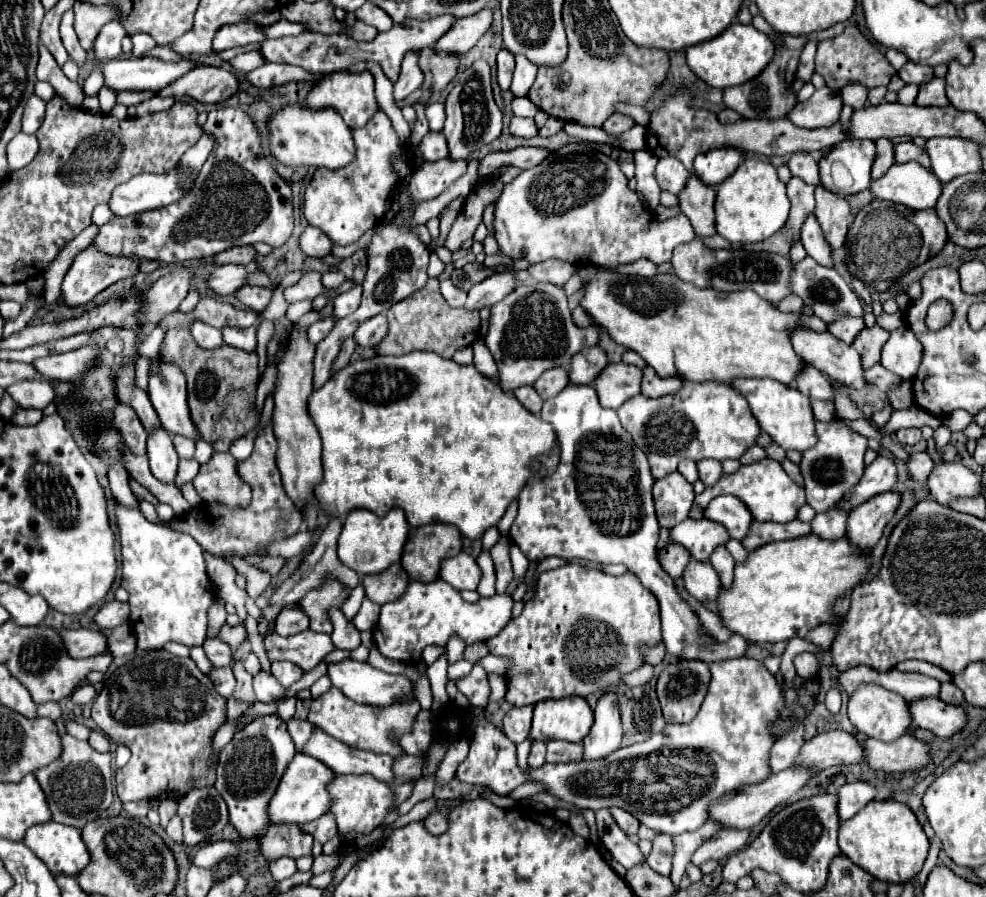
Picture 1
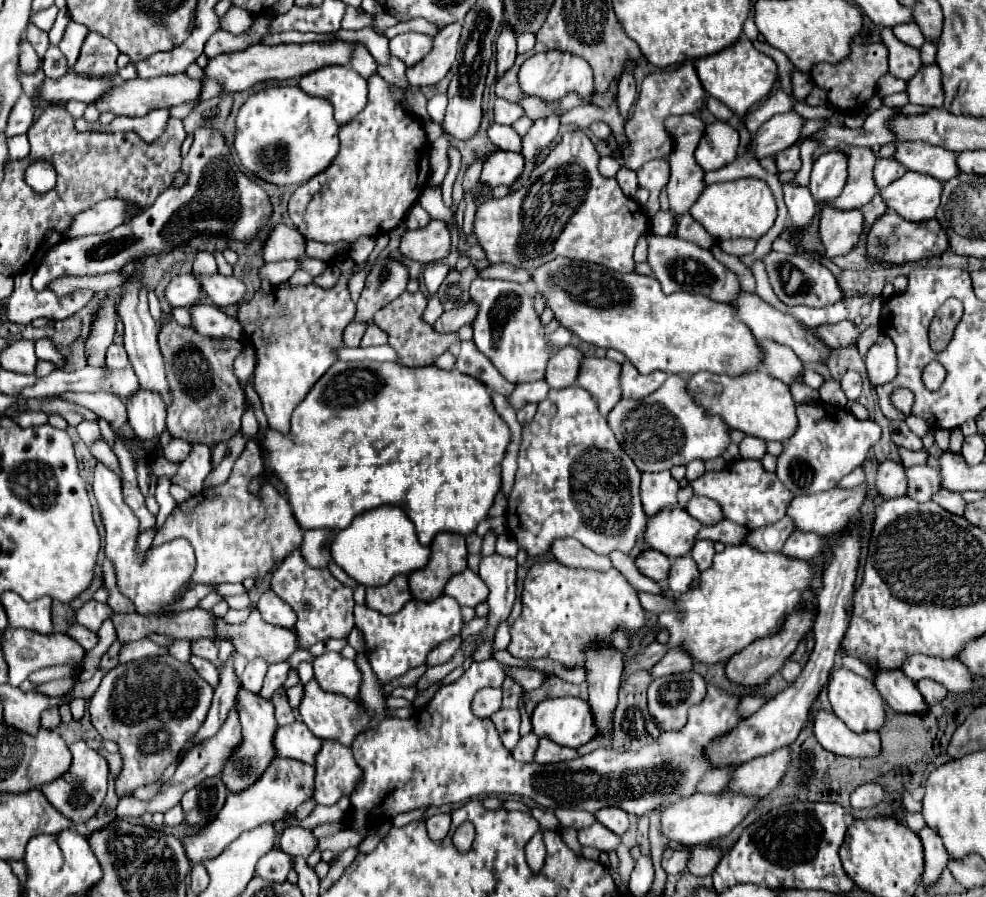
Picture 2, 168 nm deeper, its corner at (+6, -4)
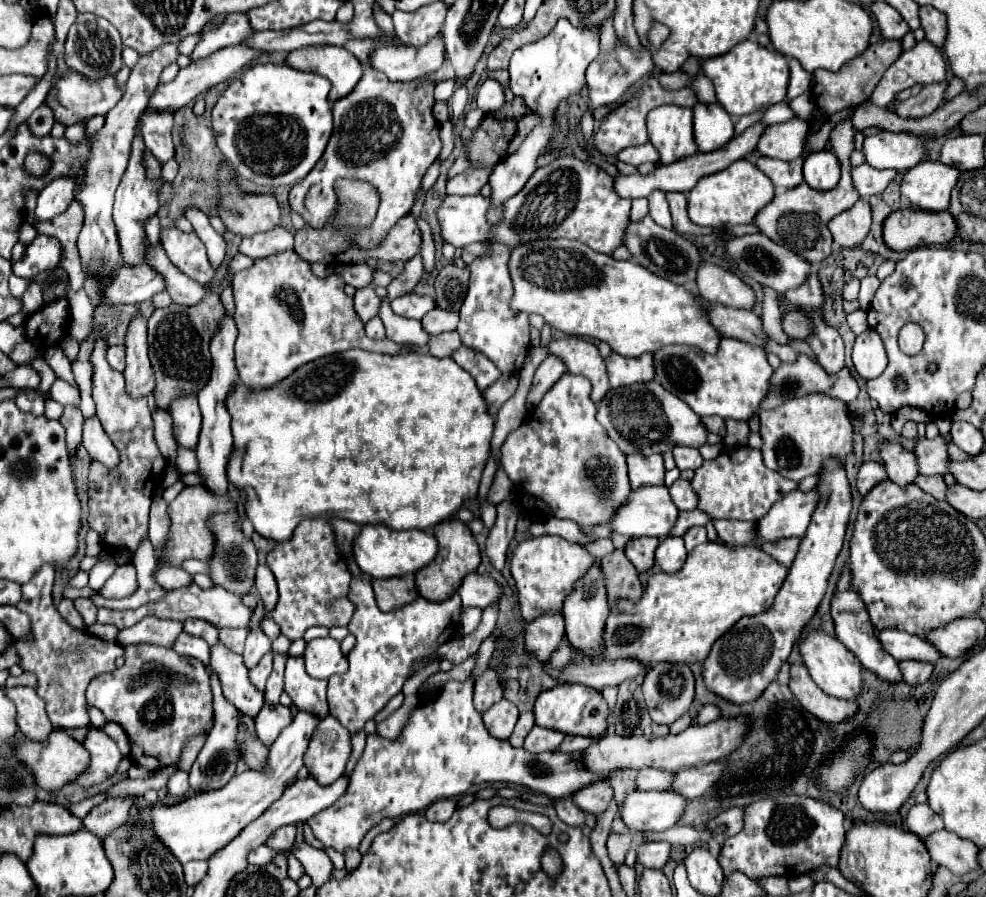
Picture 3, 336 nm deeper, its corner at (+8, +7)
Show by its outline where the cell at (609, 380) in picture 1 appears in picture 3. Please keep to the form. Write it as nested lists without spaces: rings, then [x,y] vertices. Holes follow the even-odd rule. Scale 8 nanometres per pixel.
[[[564,337],[550,341],[550,353],[564,359],[568,373],[584,375],[592,383],[592,401],[600,403],[610,389],[604,357],[598,347],[582,337]]]

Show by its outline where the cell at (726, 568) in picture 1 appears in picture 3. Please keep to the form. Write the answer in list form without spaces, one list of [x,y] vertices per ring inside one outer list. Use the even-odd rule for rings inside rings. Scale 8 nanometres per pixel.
[[[692,527],[684,533],[684,543],[686,543],[686,549],[692,551],[692,547],[698,547],[700,543],[706,543],[706,527]]]

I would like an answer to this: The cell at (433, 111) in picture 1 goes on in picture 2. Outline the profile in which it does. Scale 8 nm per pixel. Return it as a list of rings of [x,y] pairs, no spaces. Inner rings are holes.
[[[436,94],[436,96],[432,96],[432,98],[428,100],[428,114],[430,114],[430,118],[440,124],[442,118],[444,118],[444,114],[446,114],[446,106],[448,106],[446,94]]]

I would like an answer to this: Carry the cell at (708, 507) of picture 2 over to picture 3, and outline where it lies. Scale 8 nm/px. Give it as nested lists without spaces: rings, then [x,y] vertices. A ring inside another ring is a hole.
[[[678,479],[672,487],[670,487],[670,495],[672,495],[672,501],[674,505],[680,509],[680,511],[692,511],[696,509],[696,503],[698,503],[698,497],[692,489],[692,485],[684,479]]]

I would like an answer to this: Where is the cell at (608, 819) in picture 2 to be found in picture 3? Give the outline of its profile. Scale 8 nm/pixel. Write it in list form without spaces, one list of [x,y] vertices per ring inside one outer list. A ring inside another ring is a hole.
[[[608,781],[592,783],[592,787],[586,787],[584,791],[578,791],[578,795],[572,797],[572,801],[586,813],[604,813],[610,807],[610,801],[614,799],[614,791]]]

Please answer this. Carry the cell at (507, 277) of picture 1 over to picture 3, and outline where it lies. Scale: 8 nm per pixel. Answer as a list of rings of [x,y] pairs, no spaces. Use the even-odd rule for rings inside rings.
[[[434,307],[432,311],[428,311],[428,315],[424,315],[424,319],[422,319],[422,327],[430,335],[440,335],[444,331],[452,331],[452,329],[456,329],[456,323],[458,323],[458,313],[446,311],[440,307]]]

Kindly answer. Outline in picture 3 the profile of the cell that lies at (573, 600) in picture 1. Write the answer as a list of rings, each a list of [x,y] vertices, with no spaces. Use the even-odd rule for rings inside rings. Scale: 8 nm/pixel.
[[[556,535],[529,537],[519,542],[510,561],[510,571],[516,581],[518,603],[524,621],[532,623],[544,615],[544,611],[550,611],[550,615],[562,613],[566,597],[572,593],[576,581],[580,581],[592,565],[598,565],[598,561],[584,547],[568,543]]]

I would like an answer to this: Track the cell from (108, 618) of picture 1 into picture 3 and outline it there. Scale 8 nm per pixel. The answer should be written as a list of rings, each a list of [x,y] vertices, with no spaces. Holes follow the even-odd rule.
[[[74,599],[74,607],[76,607],[76,611],[82,615],[82,619],[84,619],[84,623],[86,625],[92,625],[92,623],[96,623],[96,605],[92,603],[92,599]]]

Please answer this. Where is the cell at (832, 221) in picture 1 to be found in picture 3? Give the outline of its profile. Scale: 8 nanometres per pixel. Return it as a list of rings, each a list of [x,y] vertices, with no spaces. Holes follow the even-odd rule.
[[[858,199],[852,209],[836,215],[836,219],[828,223],[828,229],[834,237],[834,243],[852,249],[866,239],[870,231],[870,223],[872,223],[870,203],[868,199]]]

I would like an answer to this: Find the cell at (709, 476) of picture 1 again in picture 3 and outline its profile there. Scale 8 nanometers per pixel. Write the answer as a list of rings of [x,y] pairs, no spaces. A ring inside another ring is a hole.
[[[674,447],[672,453],[674,453],[674,459],[676,459],[676,467],[680,471],[698,469],[702,465],[702,461],[704,461],[700,451],[694,449],[694,447]]]

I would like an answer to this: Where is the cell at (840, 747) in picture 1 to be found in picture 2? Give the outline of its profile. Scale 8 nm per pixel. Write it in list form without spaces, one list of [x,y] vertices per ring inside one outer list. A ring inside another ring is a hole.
[[[780,748],[766,756],[754,758],[752,762],[740,764],[732,770],[726,790],[730,790],[732,794],[766,796],[778,786],[782,774],[788,768],[788,762],[790,762],[790,750]]]

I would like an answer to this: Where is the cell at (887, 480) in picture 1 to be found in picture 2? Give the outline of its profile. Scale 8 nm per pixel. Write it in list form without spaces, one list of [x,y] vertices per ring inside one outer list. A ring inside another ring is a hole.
[[[860,484],[858,488],[852,488],[852,490],[834,488],[834,490],[826,490],[822,494],[794,496],[794,500],[790,502],[790,506],[786,510],[786,516],[794,522],[794,528],[800,530],[800,532],[816,532],[820,536],[834,536],[860,510],[860,506],[864,502],[864,496],[866,496],[866,486],[864,484]]]

